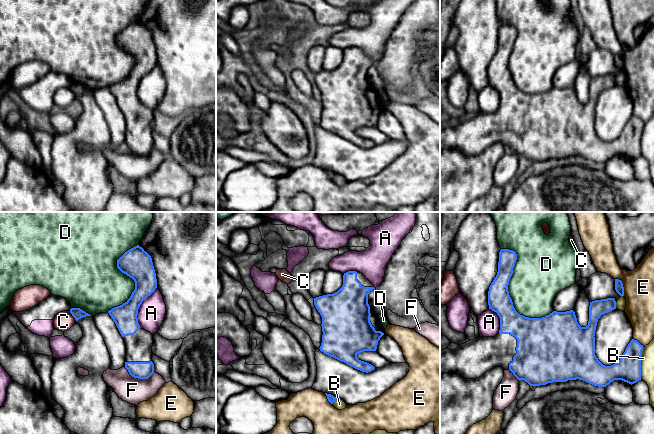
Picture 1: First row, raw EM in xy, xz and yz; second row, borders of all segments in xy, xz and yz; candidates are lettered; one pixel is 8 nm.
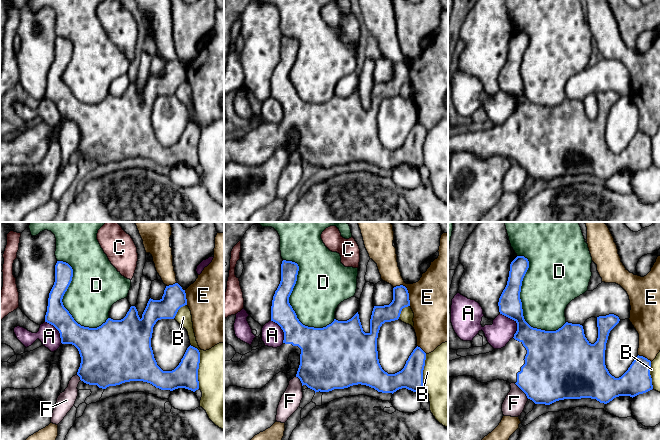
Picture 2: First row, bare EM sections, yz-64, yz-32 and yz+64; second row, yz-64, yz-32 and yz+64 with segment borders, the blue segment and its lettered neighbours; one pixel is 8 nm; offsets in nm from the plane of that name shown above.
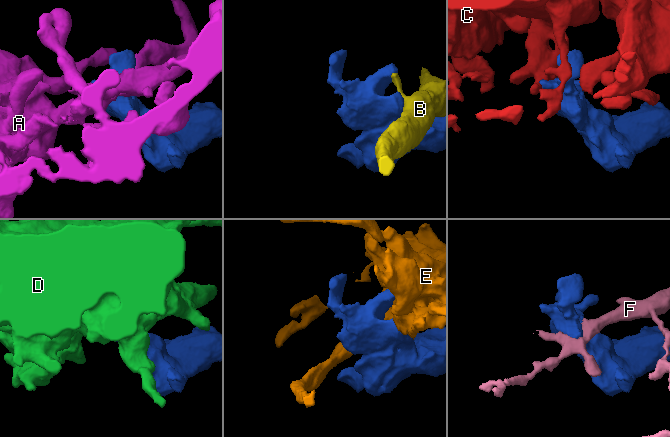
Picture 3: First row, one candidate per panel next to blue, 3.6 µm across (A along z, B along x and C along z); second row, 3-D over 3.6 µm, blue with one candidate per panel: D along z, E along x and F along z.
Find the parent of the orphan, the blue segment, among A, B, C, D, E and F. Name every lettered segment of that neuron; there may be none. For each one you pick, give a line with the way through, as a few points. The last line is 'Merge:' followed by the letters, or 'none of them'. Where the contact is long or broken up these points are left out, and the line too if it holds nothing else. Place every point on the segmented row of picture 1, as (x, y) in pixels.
Merge: none of them

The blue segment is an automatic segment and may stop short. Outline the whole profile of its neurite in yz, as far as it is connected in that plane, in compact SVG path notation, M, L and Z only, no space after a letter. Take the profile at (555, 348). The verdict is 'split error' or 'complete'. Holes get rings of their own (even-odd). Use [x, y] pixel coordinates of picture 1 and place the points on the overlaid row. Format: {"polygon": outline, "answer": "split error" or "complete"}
{"polygon": "M501 249L499 252L498 272L488 291L489 309L496 312L500 318L500 330L495 337L478 337L459 345L455 350L444 349L440 351L440 376L444 373L457 373L467 379L481 377L494 367L510 370L518 380L524 380L530 386L546 385L553 382L566 382L568 380L583 380L598 387L606 387L614 380L622 380L634 384L641 380L641 356L643 345L632 339L621 356L620 360L611 365L603 365L595 355L595 330L601 315L616 309L614 298L595 300L590 302L589 321L586 327L581 327L573 310L566 312L553 311L542 318L529 318L520 315L514 308L509 295L508 285L513 274L517 254L513 250Z", "answer": "split error"}

